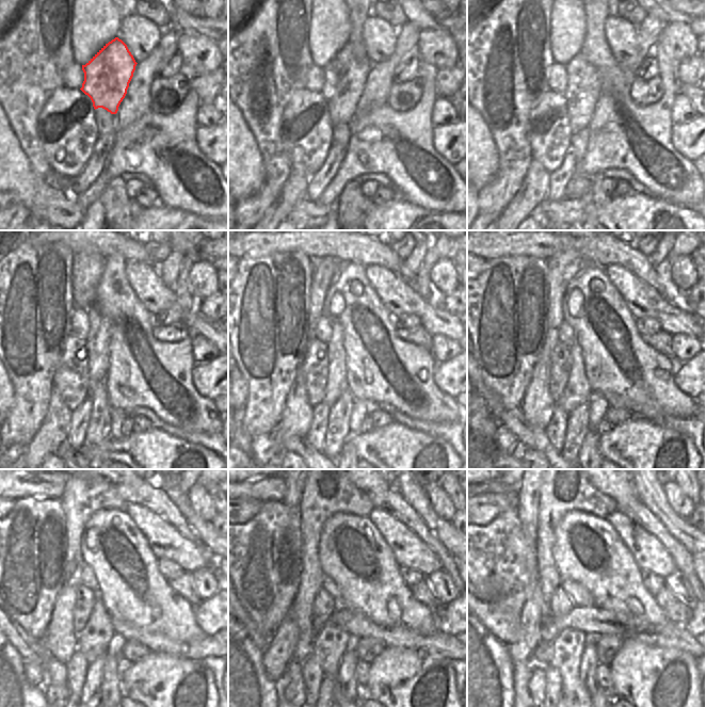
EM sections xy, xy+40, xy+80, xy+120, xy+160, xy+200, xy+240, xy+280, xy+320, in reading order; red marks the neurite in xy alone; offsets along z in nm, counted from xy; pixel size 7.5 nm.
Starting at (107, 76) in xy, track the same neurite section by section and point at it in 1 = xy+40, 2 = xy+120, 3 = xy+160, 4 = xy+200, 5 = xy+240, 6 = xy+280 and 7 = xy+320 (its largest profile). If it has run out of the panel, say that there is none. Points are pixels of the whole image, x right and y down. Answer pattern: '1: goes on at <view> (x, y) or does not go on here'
1: goes on at xy+40 (346, 75)
2: goes on at xy+120 (98, 341)
3: goes on at xy+160 (336, 386)
4: goes on at xy+200 (577, 390)
5: goes on at xy+240 (94, 640)
6: goes on at xy+280 (332, 642)
7: goes on at xy+320 (568, 646)

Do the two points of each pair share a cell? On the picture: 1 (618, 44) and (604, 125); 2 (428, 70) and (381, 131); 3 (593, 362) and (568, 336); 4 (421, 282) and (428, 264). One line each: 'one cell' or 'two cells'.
1: two cells
2: one cell
3: two cells
4: one cell

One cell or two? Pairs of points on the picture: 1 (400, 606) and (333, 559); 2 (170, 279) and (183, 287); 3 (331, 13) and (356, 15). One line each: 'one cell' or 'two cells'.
1: one cell
2: two cells
3: two cells

